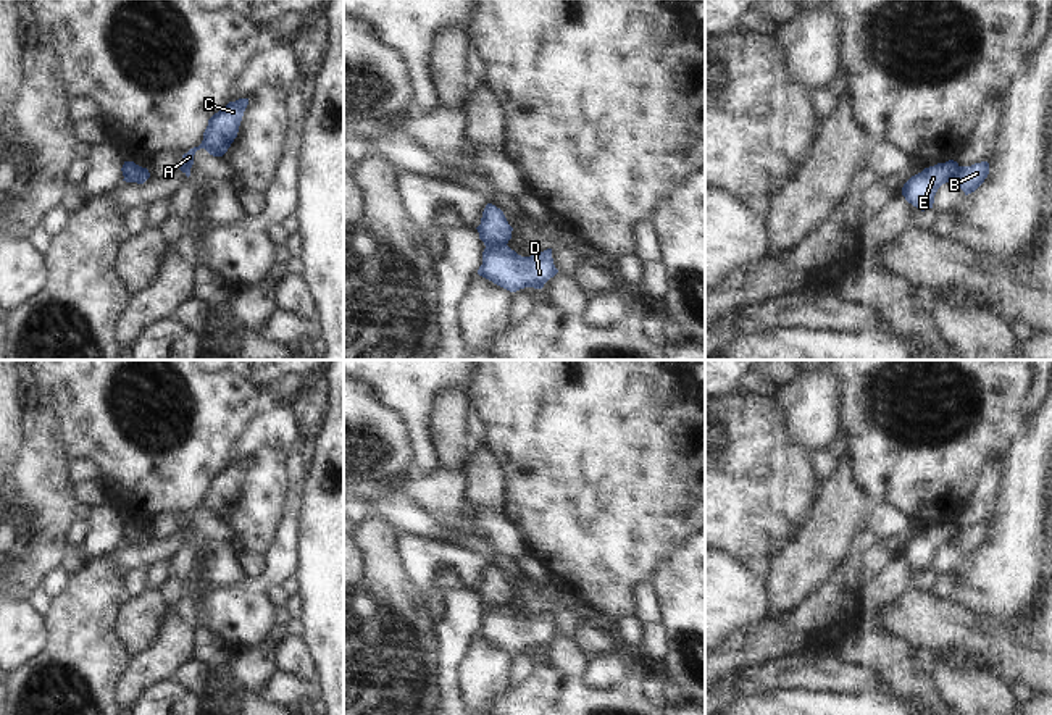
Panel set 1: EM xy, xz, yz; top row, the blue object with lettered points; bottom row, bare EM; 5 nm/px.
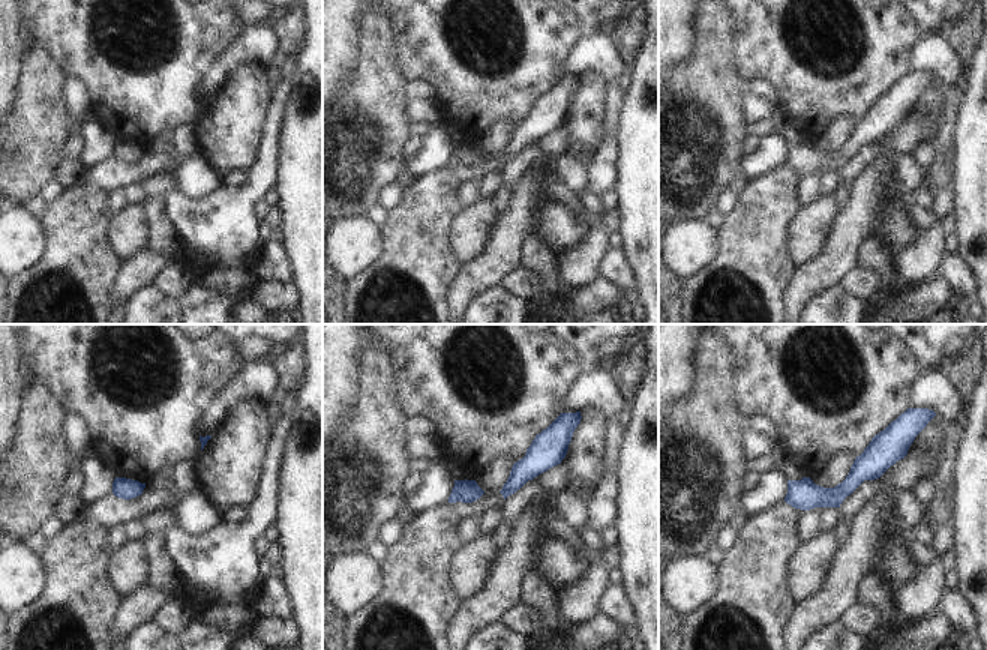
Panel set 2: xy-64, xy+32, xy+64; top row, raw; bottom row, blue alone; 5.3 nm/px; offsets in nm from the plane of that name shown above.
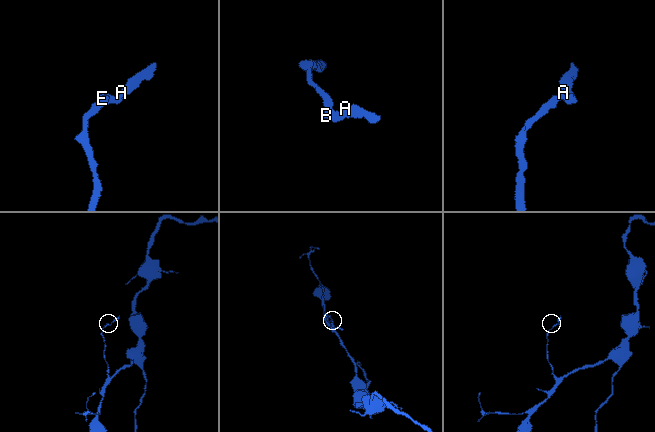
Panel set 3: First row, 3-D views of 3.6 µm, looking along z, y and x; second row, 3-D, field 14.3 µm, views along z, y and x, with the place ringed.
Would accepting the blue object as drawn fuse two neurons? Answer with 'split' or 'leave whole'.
split

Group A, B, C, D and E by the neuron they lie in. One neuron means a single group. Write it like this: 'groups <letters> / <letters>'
groups A B C D / E

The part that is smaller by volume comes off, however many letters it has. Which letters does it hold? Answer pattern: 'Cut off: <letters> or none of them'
Cut off: A, B, C, D

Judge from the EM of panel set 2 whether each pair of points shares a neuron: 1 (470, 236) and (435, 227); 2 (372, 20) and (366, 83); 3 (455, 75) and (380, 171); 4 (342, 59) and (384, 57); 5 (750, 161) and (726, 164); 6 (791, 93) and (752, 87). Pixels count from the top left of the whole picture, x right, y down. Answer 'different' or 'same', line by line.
1: different
2: same
3: different
4: different
5: different
6: different

